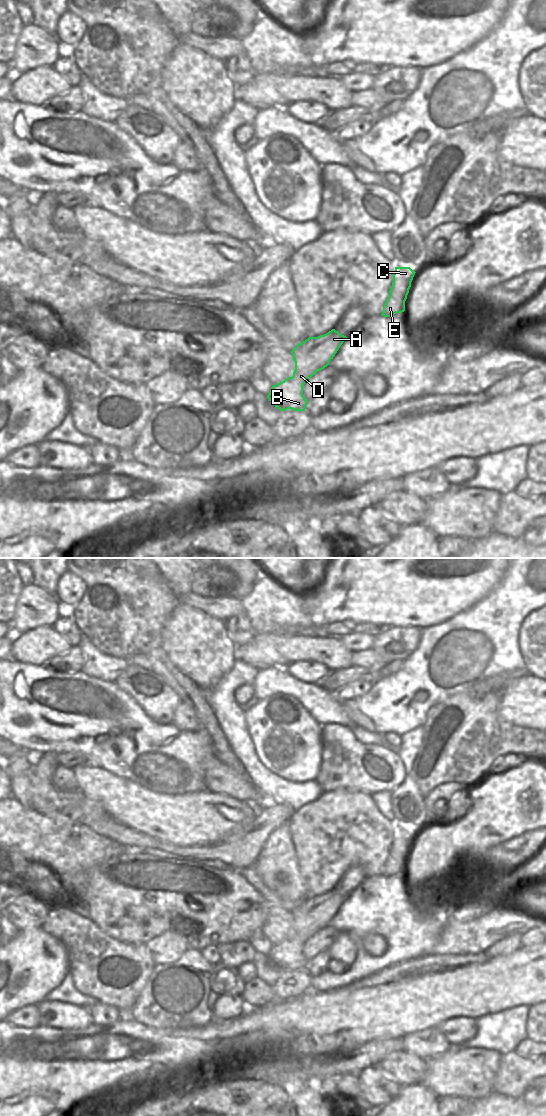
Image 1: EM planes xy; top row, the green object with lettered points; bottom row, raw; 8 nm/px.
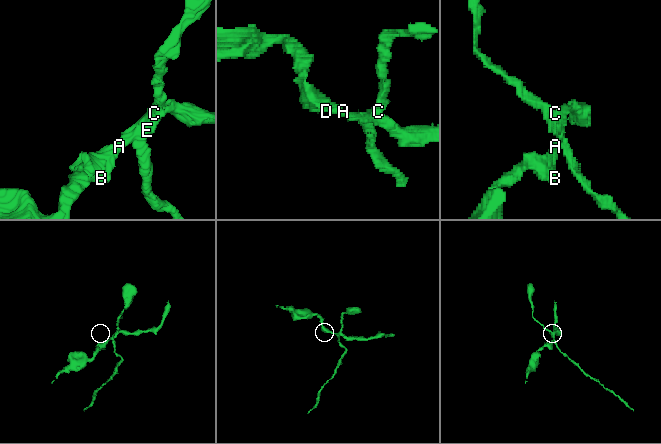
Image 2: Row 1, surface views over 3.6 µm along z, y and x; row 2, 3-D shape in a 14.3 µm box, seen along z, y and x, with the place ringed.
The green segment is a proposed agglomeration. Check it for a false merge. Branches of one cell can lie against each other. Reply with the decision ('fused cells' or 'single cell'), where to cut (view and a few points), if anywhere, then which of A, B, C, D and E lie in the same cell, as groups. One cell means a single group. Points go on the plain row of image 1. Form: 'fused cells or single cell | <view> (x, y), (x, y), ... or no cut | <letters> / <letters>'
fused cells | xy (390, 854), (388, 859) | A B D / C E

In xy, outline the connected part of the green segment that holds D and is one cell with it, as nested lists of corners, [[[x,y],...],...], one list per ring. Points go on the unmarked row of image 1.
[[[332,889],[324,895],[309,897],[292,911],[295,930],[292,937],[273,945],[267,958],[281,971],[305,971],[308,960],[303,956],[305,942],[329,925],[347,897]]]

